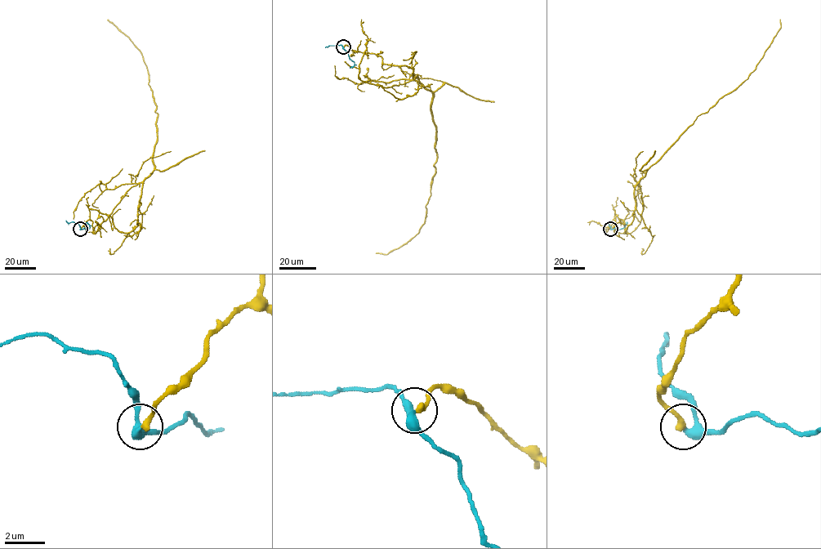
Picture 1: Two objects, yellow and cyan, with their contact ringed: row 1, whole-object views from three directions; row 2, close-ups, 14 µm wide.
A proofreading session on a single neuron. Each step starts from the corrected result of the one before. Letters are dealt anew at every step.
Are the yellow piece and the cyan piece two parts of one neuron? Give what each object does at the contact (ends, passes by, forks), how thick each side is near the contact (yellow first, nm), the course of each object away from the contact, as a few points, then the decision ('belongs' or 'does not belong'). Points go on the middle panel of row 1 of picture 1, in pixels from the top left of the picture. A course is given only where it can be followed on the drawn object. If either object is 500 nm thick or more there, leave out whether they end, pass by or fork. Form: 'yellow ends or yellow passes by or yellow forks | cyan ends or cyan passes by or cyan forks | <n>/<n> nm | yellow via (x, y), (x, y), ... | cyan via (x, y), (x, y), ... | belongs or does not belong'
yellow ends | cyan passes by | 300/320 nm | yellow via (343, 46), (377, 54), (383, 64), (410, 66), (432, 95), (436, 161), (425, 221), (407, 243), (375, 253) | cyan via (343, 46), (354, 63), (350, 67) | belongs

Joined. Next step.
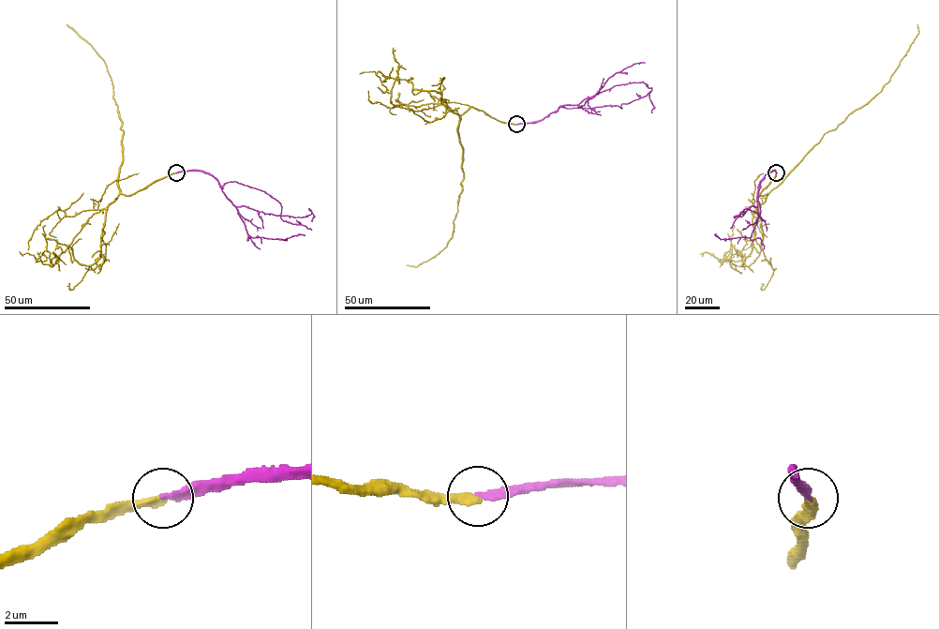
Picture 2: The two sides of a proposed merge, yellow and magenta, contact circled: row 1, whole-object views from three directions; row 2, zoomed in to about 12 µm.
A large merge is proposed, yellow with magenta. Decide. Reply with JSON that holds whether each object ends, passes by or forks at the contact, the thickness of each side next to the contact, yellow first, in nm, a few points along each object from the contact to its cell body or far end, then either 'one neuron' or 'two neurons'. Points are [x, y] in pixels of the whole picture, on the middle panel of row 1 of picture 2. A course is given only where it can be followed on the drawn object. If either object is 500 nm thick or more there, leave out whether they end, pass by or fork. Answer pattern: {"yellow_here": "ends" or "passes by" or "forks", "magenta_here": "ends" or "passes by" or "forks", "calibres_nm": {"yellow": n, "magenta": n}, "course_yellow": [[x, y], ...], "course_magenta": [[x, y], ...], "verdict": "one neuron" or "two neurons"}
{"yellow_here": "ends", "magenta_here": "ends", "calibres_nm": {"yellow": 340, "magenta": 280}, "course_yellow": [[516, 124], [471, 107], [461, 115], [463, 179], [453, 235], [435, 257], [406, 265]], "course_magenta": [[516, 124], [543, 120], [560, 106], [576, 105], [615, 85], [643, 82], [651, 87], [652, 112]], "verdict": "one neuron"}

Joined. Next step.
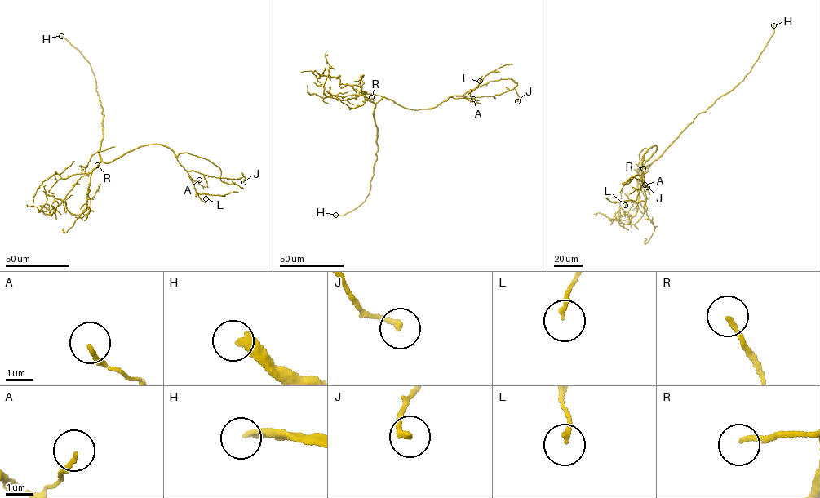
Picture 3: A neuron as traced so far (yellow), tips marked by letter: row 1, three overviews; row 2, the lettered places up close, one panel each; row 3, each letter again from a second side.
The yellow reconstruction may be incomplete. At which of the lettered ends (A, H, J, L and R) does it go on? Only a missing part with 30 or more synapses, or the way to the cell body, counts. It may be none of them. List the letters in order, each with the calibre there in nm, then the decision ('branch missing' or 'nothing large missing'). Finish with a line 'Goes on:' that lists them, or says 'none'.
A: 150 nm thick; nothing large missing
H: 320 nm thick; branch missing
J: 220 nm thick; nothing large missing
L: 130 nm thick; nothing large missing
R: 170 nm thick; branch missing
Goes on: H, R

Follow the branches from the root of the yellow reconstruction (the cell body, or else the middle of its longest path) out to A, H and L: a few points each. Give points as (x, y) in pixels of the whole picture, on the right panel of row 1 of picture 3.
A: (645, 166), (643, 165), (655, 152), (655, 145), (649, 147), (643, 157), (641, 180), (648, 187), (644, 184)
H: (645, 166), (656, 160), (698, 114), (705, 112), (717, 99), (743, 80), (773, 33), (773, 25)
L: (645, 166), (655, 152), (655, 145), (643, 155), (642, 184), (636, 199), (628, 200), (625, 205)

